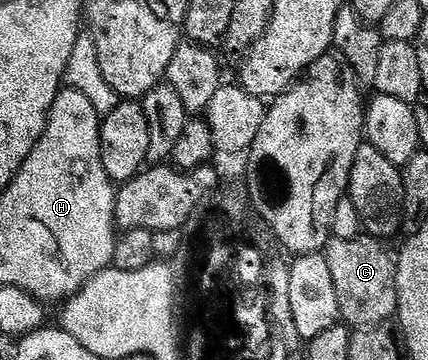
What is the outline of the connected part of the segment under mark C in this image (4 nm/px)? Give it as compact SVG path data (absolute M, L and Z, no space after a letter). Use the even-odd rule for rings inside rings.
M375 236L352 240L331 240L326 247L327 265L334 280L341 320L353 330L371 330L383 326L397 314L395 258Z

